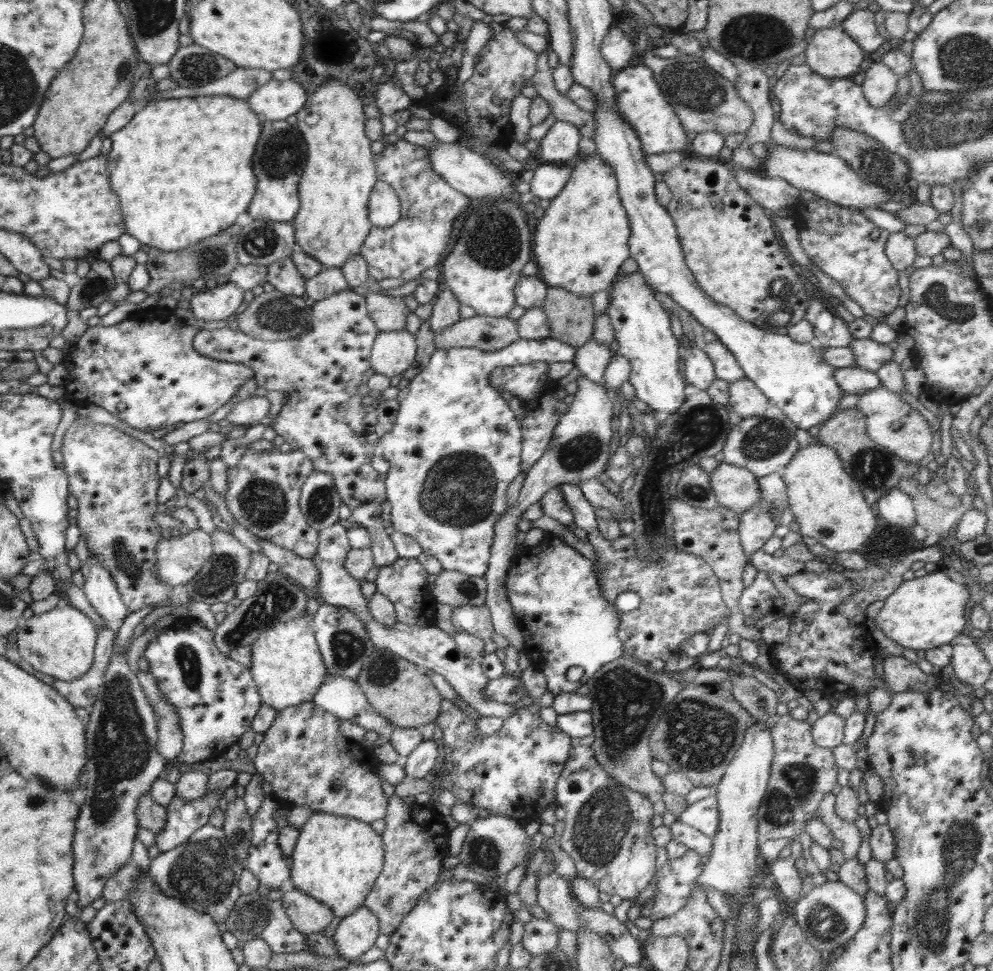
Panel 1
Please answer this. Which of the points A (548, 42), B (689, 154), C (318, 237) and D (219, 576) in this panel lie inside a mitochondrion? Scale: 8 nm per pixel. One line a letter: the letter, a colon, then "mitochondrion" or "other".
A: other
B: other
C: other
D: mitochondrion

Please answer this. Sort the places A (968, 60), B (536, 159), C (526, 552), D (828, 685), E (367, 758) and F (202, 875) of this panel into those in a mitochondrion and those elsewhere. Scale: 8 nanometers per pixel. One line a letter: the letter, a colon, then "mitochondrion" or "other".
A: mitochondrion
B: other
C: other
D: other
E: other
F: mitochondrion

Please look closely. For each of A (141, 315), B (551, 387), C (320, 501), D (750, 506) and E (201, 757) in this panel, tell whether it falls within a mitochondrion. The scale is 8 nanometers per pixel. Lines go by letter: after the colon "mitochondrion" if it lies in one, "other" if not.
A: other
B: other
C: mitochondrion
D: other
E: other

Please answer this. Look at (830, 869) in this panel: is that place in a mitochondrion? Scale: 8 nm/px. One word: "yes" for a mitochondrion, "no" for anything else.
no

